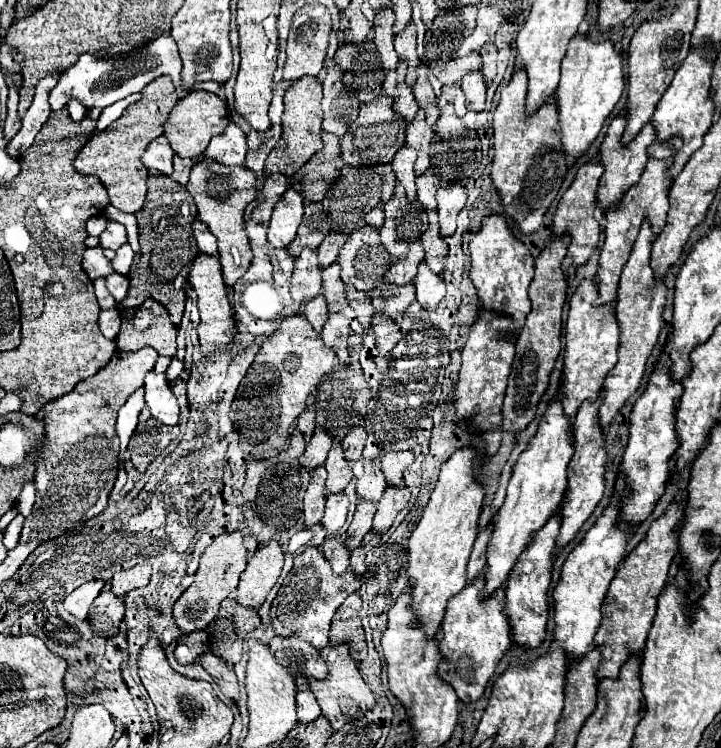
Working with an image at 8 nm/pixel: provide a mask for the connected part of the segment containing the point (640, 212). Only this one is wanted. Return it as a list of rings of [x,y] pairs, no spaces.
[[[648,159],[648,165],[646,165],[640,181],[632,189],[628,189],[622,203],[614,211],[608,211],[608,215],[606,215],[606,241],[604,241],[604,247],[600,251],[600,261],[598,261],[598,277],[596,277],[598,299],[596,299],[596,305],[606,305],[606,303],[616,301],[620,273],[624,269],[624,263],[628,261],[628,255],[632,251],[632,243],[636,241],[636,235],[638,235],[642,223],[644,221],[650,223],[654,237],[664,229],[666,213],[668,213],[668,187],[670,187],[670,179],[666,177],[668,165],[670,165],[670,159],[666,159],[666,161]]]

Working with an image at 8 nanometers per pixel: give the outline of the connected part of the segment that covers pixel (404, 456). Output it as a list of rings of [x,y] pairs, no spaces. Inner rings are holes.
[[[390,451],[382,457],[382,471],[386,475],[388,485],[392,485],[392,483],[400,485],[402,483],[402,473],[404,473],[410,457],[412,457],[410,451]]]

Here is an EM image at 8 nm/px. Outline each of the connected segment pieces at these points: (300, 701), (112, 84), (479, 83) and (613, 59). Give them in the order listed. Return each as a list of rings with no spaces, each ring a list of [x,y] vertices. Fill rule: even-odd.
[[[300,689],[296,695],[296,705],[298,705],[298,721],[300,723],[310,723],[320,717],[320,705],[310,689]]]
[[[162,33],[156,39],[148,41],[144,47],[130,51],[130,53],[122,53],[122,55],[114,55],[114,57],[96,57],[90,53],[80,55],[76,65],[72,65],[68,71],[64,71],[58,85],[48,93],[48,101],[52,105],[52,111],[60,111],[70,101],[70,97],[80,99],[86,109],[92,109],[92,107],[104,109],[132,93],[142,91],[144,85],[148,85],[162,73],[170,75],[174,85],[178,87],[180,69],[182,69],[182,65],[180,65],[176,41],[170,35]]]
[[[472,71],[462,77],[462,89],[466,93],[466,103],[470,111],[480,111],[484,109],[484,99],[486,99],[486,81],[480,71]]]
[[[576,35],[568,43],[568,51],[562,59],[562,77],[554,95],[558,107],[556,133],[560,135],[562,147],[568,155],[578,159],[588,151],[604,121],[610,117],[614,105],[620,101],[622,89],[622,57],[614,51],[614,45],[610,41],[594,43],[588,37]]]

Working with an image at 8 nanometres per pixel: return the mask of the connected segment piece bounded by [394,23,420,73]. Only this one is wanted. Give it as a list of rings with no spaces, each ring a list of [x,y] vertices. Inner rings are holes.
[[[408,23],[398,35],[396,35],[396,41],[394,41],[394,47],[400,55],[400,59],[406,59],[408,61],[408,69],[410,73],[420,65],[420,59],[416,55],[416,25],[414,23]]]

